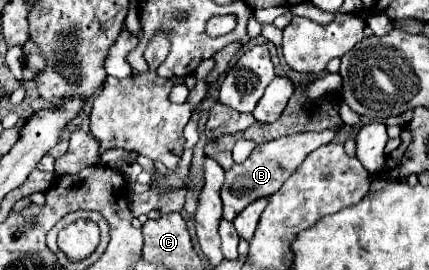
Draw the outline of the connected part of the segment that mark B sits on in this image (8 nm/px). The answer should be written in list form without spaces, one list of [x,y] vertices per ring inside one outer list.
[[[335,130],[301,132],[301,134],[291,134],[291,136],[277,138],[273,142],[257,146],[245,162],[233,164],[233,168],[225,174],[225,184],[221,188],[223,218],[233,220],[251,202],[265,198],[265,196],[273,196],[283,186],[283,182],[297,170],[297,166],[305,160],[309,152],[317,150],[321,144],[329,144],[333,138],[335,138]]]

